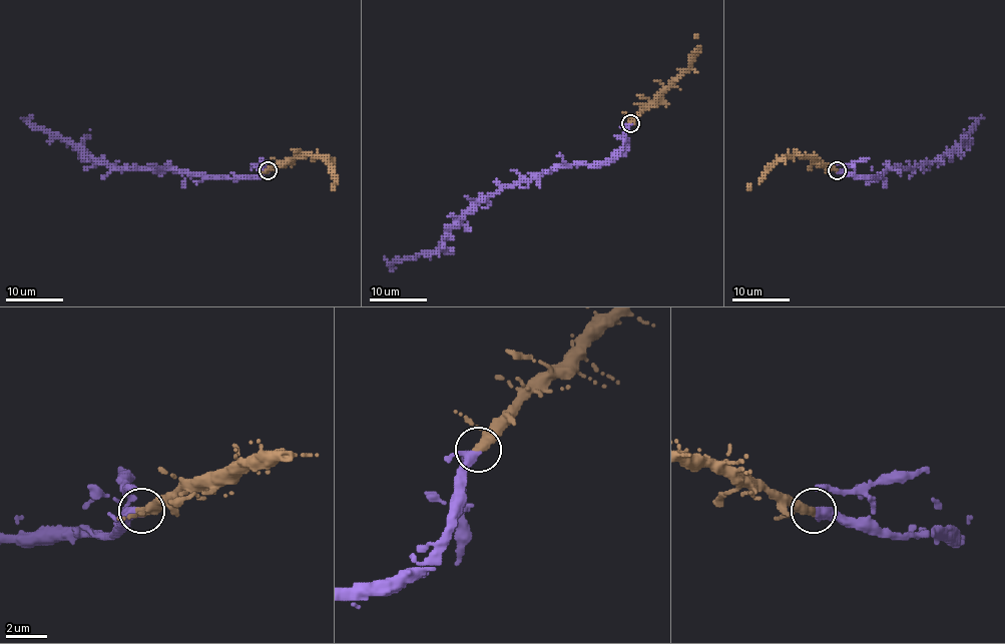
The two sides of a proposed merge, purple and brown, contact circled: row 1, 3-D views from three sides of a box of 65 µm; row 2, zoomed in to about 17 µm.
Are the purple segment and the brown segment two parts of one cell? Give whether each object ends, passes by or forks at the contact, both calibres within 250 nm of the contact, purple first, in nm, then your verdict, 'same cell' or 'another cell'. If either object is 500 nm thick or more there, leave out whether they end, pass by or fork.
purple passes by; brown passes by; 320 nm thick on the purple side, 320 nm on the other; same cell

